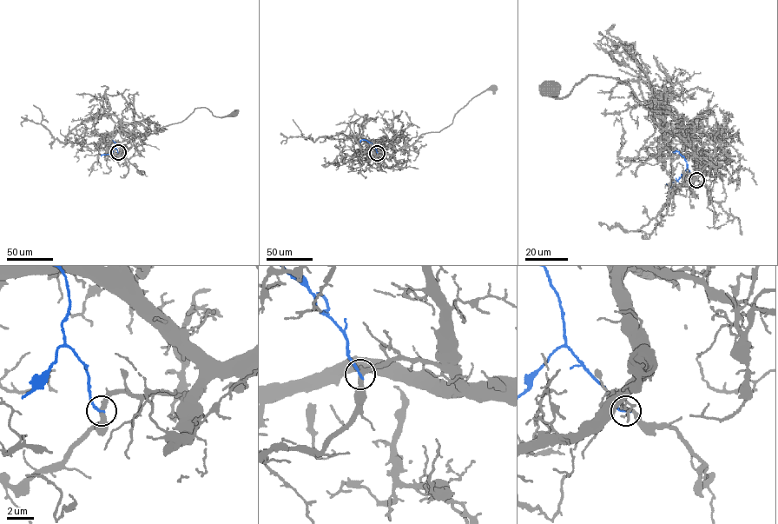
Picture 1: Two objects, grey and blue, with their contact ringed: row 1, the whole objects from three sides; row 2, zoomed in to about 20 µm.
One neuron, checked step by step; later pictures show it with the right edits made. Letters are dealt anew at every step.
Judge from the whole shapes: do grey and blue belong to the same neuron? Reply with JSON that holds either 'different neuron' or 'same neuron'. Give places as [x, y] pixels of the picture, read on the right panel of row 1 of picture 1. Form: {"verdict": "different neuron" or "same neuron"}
{"verdict": "different neuron"}

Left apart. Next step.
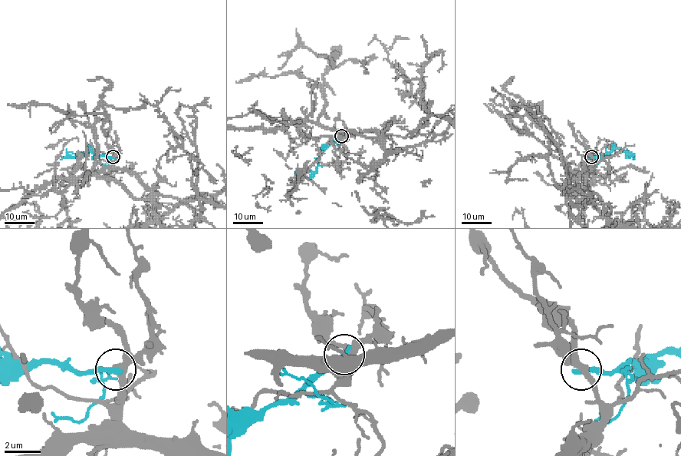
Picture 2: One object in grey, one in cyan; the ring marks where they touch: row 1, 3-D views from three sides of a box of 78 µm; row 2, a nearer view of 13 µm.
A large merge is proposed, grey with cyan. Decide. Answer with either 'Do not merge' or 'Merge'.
Do not merge

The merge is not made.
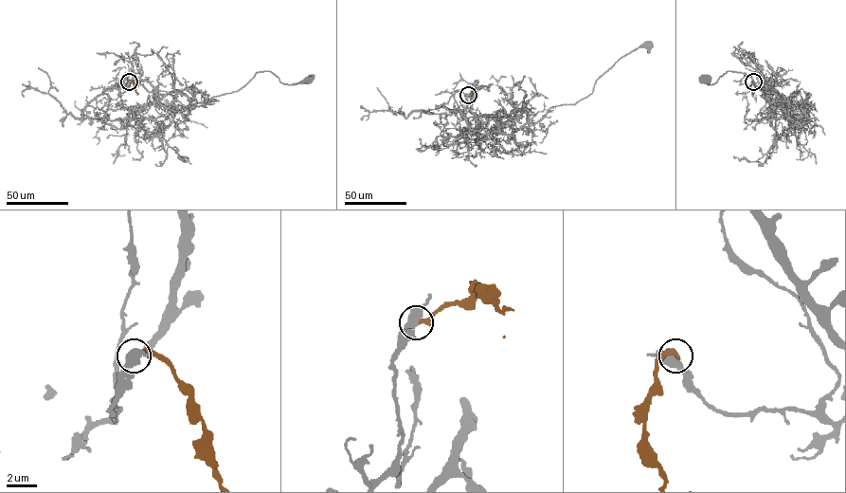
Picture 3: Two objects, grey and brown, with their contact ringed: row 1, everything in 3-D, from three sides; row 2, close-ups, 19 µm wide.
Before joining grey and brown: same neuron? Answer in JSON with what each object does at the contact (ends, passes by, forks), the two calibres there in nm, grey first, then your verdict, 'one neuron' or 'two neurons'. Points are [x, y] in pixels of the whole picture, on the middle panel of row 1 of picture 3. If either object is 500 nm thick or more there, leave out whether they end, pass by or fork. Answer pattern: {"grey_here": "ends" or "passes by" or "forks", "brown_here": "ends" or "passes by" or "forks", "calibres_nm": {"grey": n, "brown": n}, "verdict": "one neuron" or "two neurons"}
{"calibres_nm": {"grey": 600, "brown": 360}, "verdict": "one neuron"}

